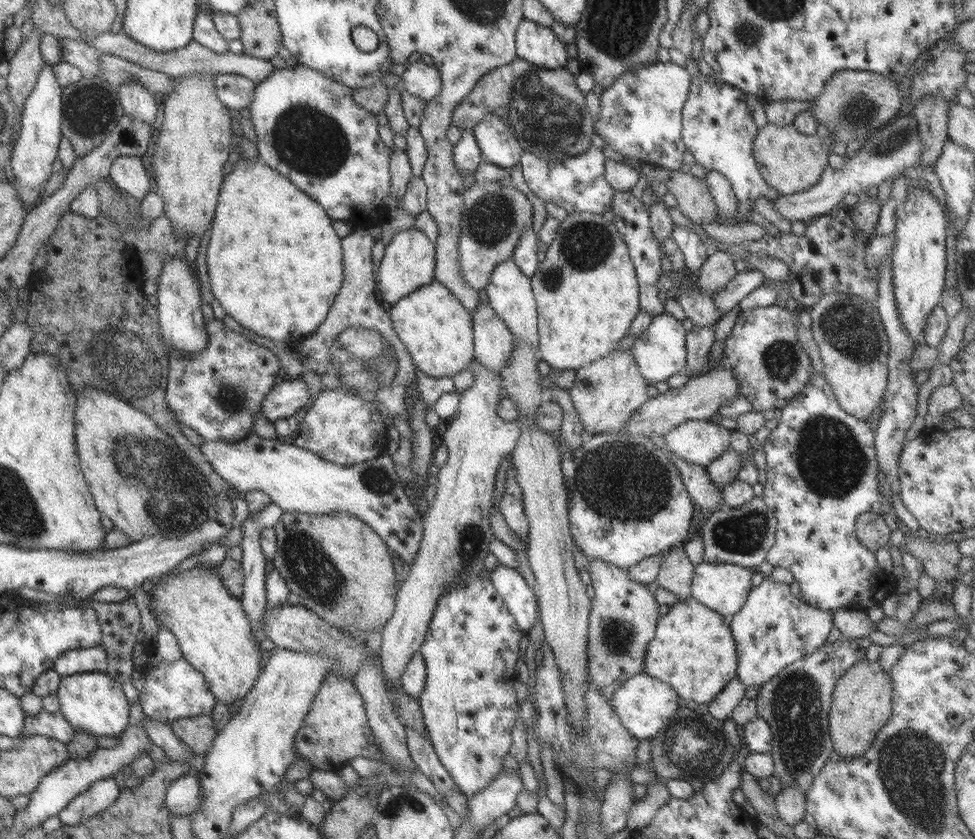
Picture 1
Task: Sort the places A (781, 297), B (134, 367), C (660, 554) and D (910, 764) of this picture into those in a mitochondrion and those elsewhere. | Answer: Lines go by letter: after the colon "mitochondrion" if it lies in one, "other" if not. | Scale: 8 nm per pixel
A: other
B: mitochondrion
C: other
D: mitochondrion

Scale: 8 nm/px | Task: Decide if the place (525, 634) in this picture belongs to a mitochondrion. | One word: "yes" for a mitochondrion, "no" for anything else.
no

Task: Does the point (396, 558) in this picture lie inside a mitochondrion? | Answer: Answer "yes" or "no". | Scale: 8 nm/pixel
no

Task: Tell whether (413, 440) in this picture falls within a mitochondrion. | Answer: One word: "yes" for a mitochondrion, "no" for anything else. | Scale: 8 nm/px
no

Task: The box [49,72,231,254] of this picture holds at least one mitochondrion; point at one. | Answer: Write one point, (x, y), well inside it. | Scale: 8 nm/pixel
(91, 112)

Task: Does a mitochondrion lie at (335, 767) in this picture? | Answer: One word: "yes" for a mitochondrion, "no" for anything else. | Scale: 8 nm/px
no

